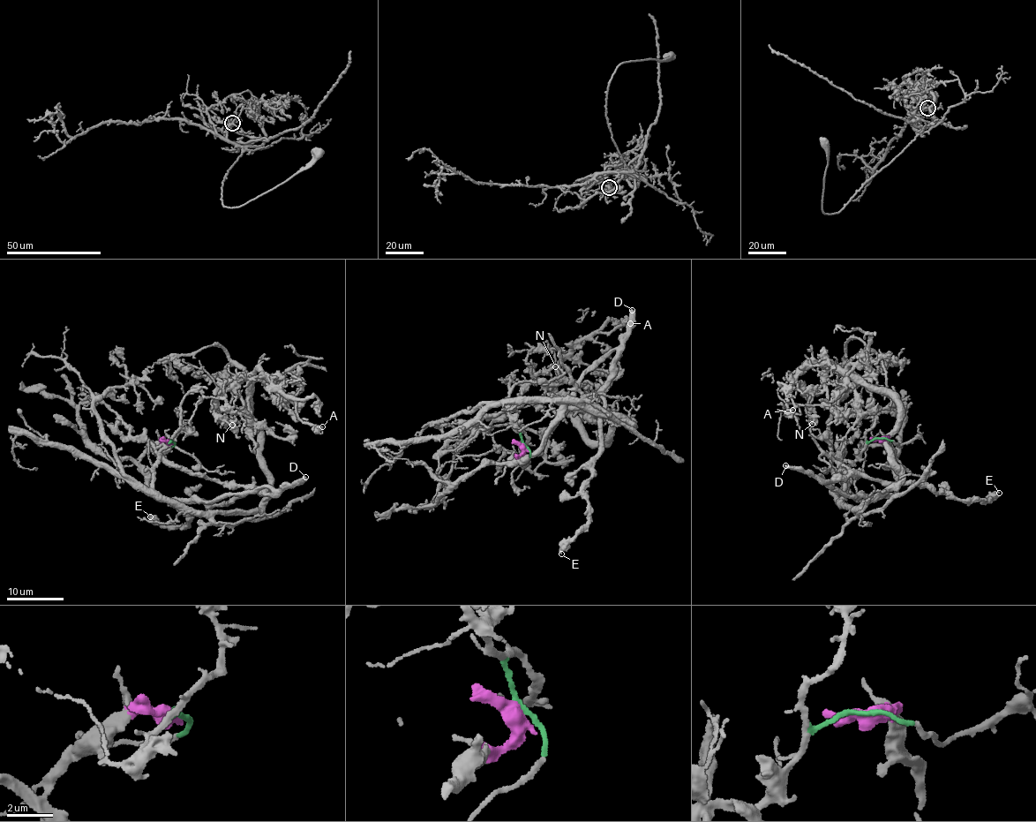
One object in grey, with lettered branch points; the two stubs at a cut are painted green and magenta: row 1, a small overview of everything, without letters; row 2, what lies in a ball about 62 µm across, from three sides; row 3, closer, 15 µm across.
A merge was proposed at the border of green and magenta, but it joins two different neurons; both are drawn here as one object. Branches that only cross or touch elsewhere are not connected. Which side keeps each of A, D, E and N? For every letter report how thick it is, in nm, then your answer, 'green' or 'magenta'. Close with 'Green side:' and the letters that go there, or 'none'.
A: calibre 280 nm; green
D: calibre 440 nm; magenta
E: calibre 360 nm; magenta
N: calibre 190 nm; green
Green side: A, N

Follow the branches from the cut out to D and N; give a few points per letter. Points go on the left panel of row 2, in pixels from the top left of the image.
D: (170, 441), (164, 440), (138, 462), (148, 491), (162, 501), (191, 496), (206, 501), (305, 478)
N: (171, 441), (158, 455), (153, 490), (197, 511), (255, 514), (267, 474), (242, 377), (214, 411), (232, 425)

